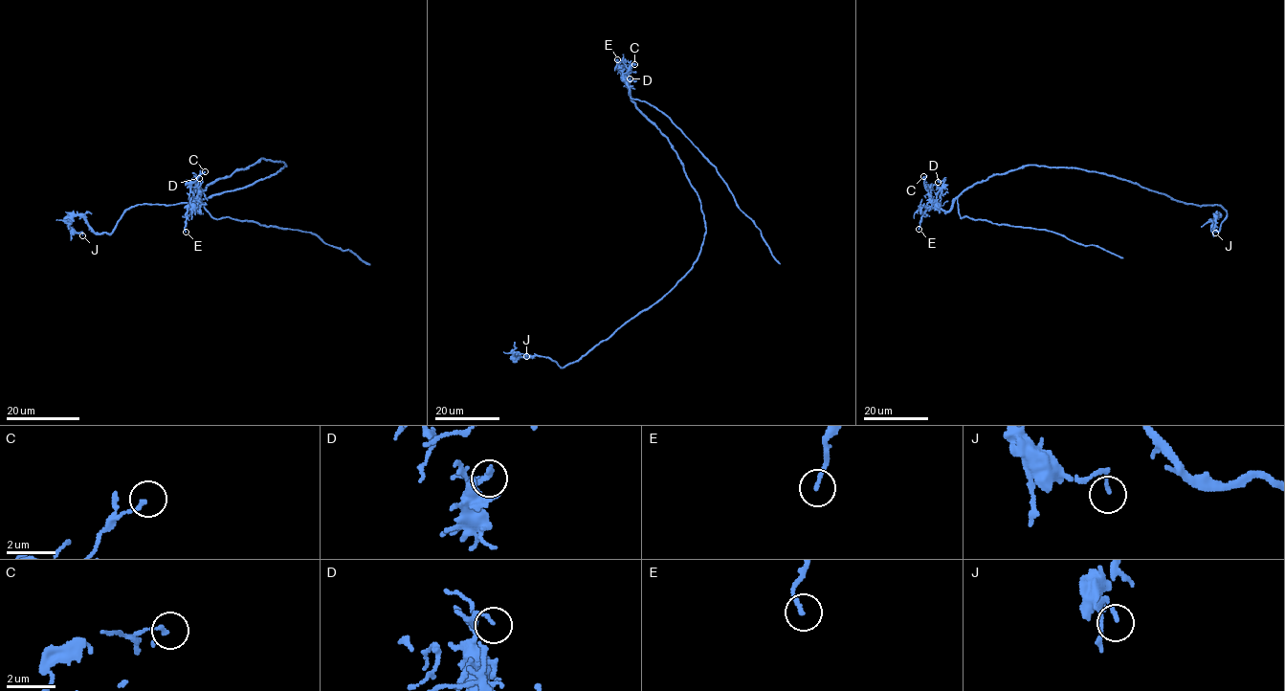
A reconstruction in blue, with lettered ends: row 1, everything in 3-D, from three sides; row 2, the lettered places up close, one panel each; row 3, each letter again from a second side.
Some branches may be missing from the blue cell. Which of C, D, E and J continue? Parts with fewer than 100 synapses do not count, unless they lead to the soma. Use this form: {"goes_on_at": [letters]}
{"goes_on_at": []}

